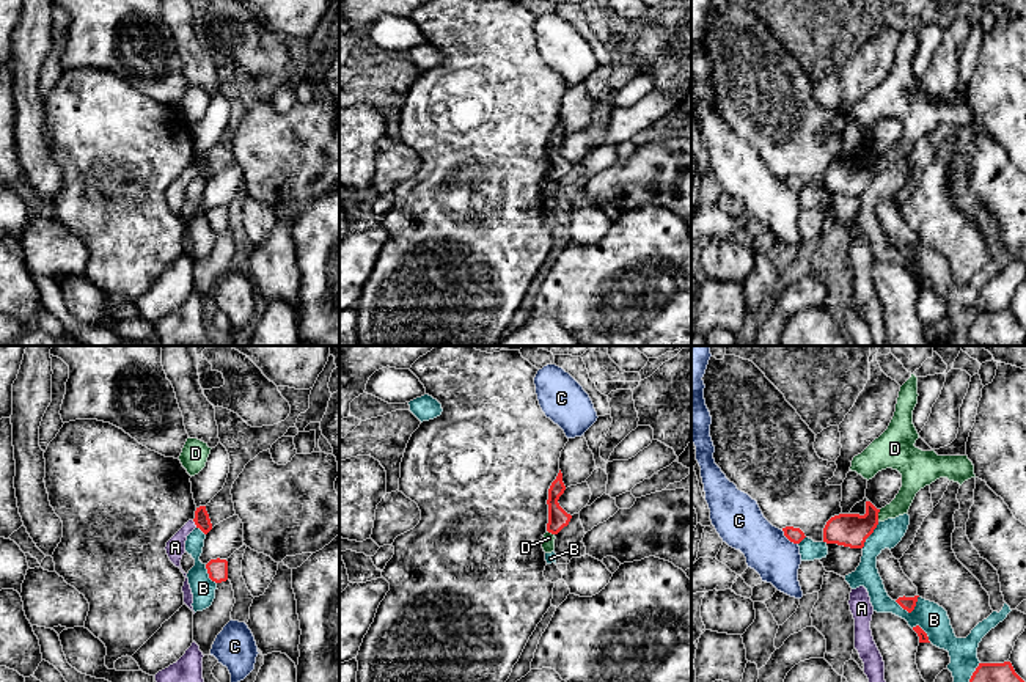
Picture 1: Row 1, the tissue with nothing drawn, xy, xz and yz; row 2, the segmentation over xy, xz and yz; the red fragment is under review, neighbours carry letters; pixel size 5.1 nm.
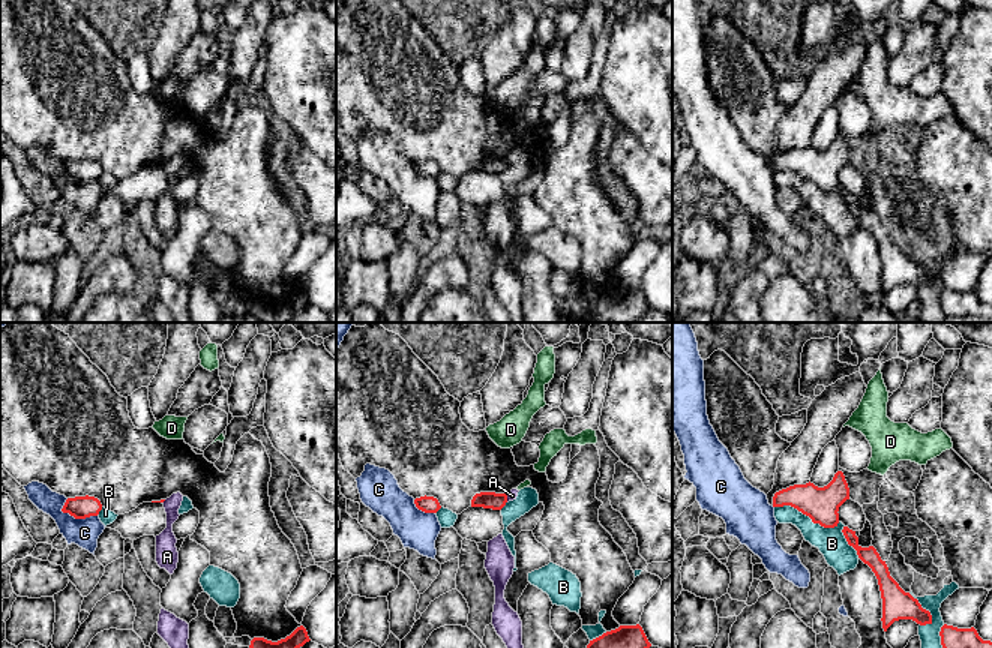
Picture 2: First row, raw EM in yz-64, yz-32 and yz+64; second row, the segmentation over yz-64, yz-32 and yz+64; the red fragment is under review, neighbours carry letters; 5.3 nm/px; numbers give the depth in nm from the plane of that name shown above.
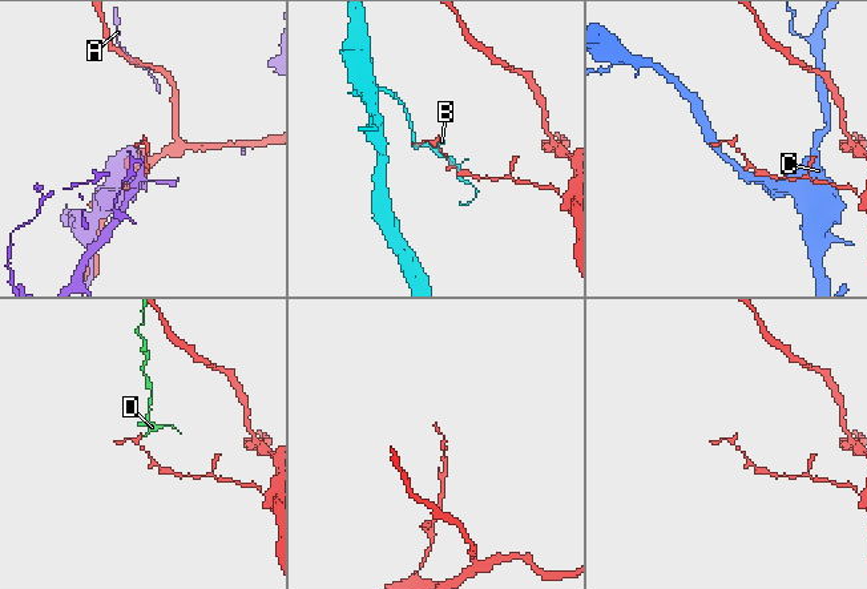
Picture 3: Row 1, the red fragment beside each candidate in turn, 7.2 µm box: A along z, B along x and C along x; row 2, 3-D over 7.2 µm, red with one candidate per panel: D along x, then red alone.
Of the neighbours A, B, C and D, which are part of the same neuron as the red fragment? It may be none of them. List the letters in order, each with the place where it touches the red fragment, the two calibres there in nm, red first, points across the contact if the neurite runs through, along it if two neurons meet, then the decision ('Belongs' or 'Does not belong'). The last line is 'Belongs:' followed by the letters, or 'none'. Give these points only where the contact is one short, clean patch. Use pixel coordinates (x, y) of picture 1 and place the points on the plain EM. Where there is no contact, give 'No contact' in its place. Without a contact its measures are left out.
A: Touches red at xy (195, 172). Thickness 80 nm (red) against 100 nm. Does not belong
B: Touches red at yz (910, 260). Thickness 70 nm (red) against 150 nm. Does not belong
C: Touches red at yz (789, 187). Thickness 80 nm (red) against 240 nm. Does not belong
D: Touches red at yz (877, 164). Thickness 180 nm (red) against 110 nm. Boundary: yz (880, 157), (877, 168). Does not belong
Belongs: none

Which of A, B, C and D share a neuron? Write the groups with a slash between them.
A / B D / C

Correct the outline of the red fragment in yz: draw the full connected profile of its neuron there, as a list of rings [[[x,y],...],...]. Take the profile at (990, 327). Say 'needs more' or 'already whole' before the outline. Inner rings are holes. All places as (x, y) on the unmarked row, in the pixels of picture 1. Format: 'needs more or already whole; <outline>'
already whole; [[[1010,310],[979,311],[969,327],[969,338],[977,346],[1015,346],[1026,341],[1026,330]]]

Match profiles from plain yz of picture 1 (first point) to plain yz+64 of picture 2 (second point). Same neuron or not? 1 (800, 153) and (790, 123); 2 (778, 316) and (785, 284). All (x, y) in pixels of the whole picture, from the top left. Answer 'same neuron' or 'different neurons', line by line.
1: different neurons
2: different neurons

